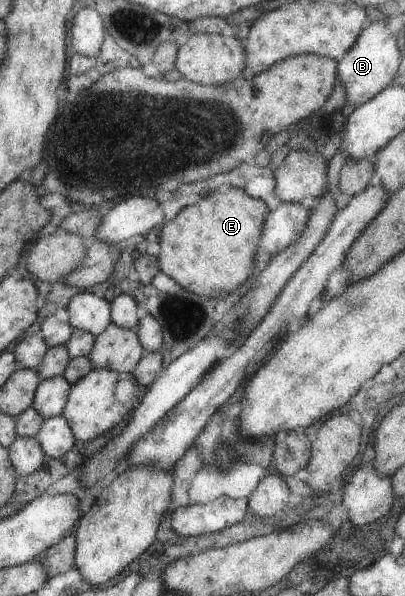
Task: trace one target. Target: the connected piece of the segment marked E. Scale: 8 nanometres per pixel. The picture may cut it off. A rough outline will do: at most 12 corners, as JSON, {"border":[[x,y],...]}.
{"border":[[216,188],[132,268],[202,297],[248,283],[267,207]]}

